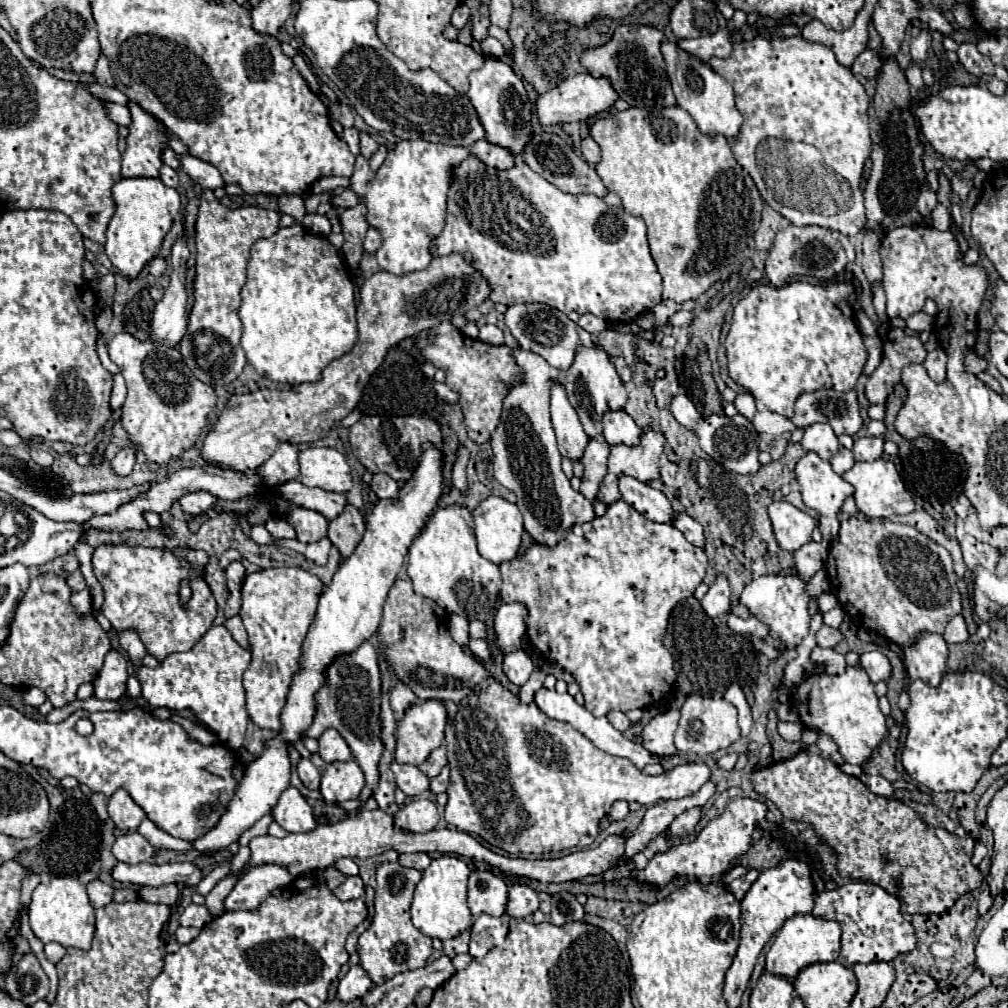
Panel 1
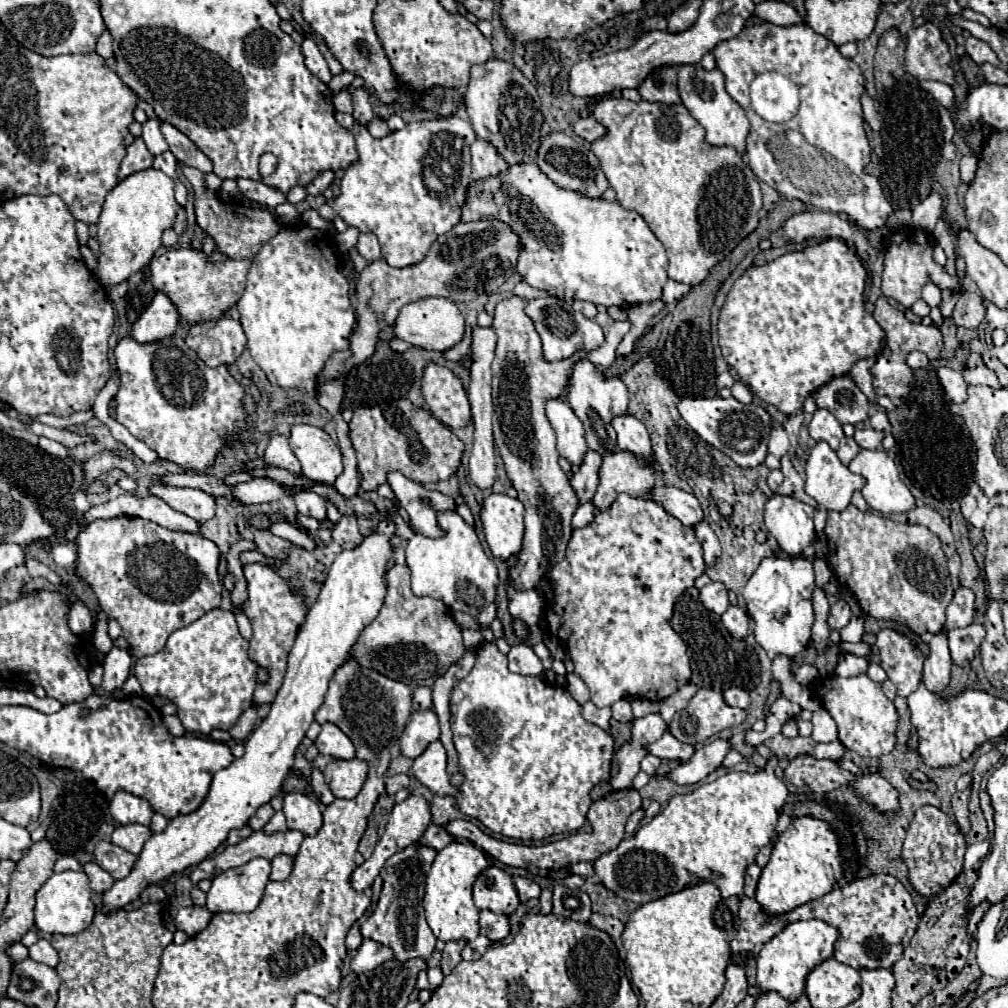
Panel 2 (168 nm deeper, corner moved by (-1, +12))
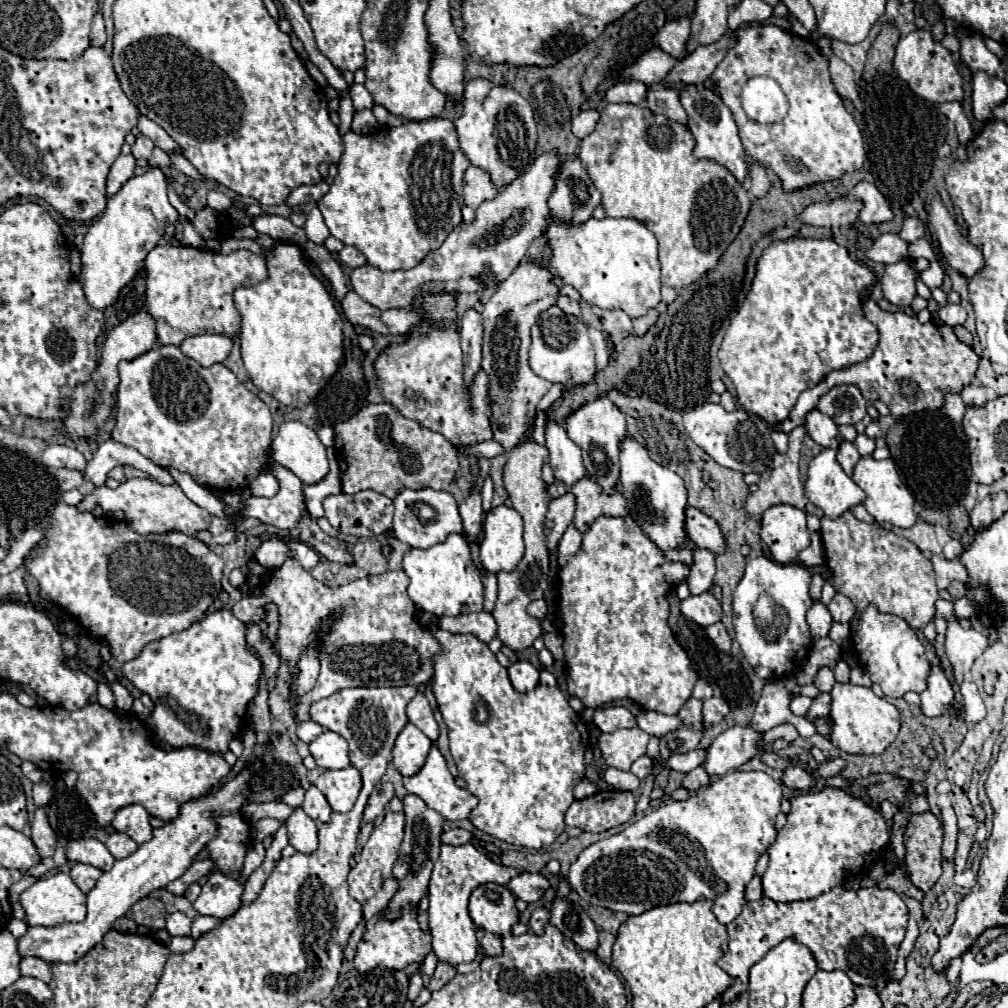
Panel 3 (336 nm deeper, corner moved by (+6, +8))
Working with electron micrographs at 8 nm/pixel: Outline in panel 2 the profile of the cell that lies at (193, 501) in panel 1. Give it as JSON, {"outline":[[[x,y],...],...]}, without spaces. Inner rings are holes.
{"outline":[[[155,483],[149,487],[149,493],[163,499],[175,511],[181,511],[201,523],[215,515],[215,499],[201,489],[187,489],[187,487]]]}

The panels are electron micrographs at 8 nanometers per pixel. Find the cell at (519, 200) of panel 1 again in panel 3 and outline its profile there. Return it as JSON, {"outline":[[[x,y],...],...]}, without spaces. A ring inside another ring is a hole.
{"outline":[[[548,213],[548,223],[544,227],[544,237],[550,247],[550,261],[544,265],[550,275],[552,283],[558,287],[572,285],[588,305],[596,305],[600,309],[622,309],[630,317],[642,317],[648,309],[660,303],[660,263],[658,263],[658,241],[646,229],[644,223],[636,219],[594,219],[580,225],[572,225],[568,221],[556,219]]]}

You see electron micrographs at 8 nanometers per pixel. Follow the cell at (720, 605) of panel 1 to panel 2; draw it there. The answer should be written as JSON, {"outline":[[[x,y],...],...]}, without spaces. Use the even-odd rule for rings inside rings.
{"outline":[[[709,583],[699,591],[699,599],[707,611],[713,611],[717,615],[723,615],[729,607],[727,589],[723,583]]]}

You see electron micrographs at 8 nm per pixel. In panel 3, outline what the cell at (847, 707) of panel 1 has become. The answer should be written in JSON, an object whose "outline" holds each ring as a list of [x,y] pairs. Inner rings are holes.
{"outline":[[[834,683],[830,697],[832,697],[830,741],[840,751],[850,755],[882,755],[890,747],[890,743],[896,739],[900,729],[900,713],[886,699],[874,695],[870,687],[858,687],[852,683],[848,685]]]}

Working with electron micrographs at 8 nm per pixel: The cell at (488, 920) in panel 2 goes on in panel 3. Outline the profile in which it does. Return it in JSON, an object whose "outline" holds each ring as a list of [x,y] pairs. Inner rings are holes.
{"outline":[[[478,929],[476,935],[478,935],[478,943],[480,943],[484,955],[500,955],[502,953],[502,939],[498,935],[484,931],[484,929]]]}

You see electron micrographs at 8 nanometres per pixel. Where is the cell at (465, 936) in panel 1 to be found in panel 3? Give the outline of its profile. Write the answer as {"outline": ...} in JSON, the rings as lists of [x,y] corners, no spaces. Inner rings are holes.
{"outline":[[[440,961],[438,965],[436,965],[436,971],[434,971],[434,975],[432,975],[432,979],[430,979],[430,985],[428,985],[428,989],[430,991],[434,991],[434,989],[440,989],[440,987],[444,987],[452,977],[456,975],[456,969],[450,965],[450,963],[446,963],[446,961]]]}

